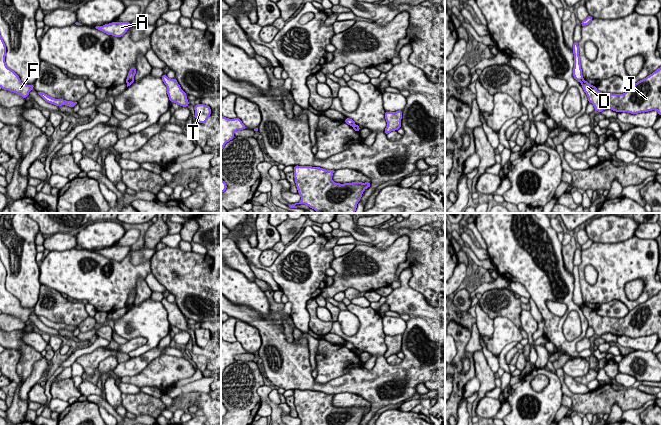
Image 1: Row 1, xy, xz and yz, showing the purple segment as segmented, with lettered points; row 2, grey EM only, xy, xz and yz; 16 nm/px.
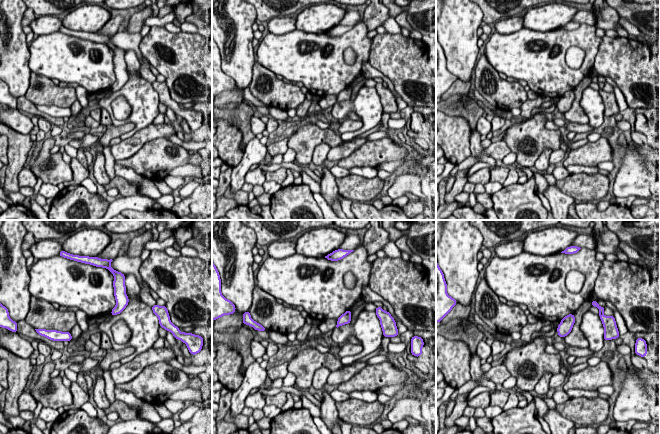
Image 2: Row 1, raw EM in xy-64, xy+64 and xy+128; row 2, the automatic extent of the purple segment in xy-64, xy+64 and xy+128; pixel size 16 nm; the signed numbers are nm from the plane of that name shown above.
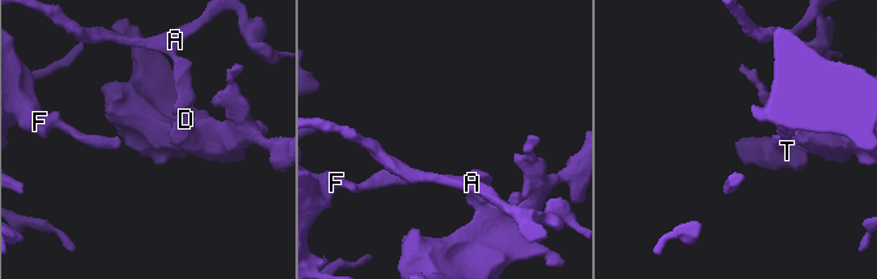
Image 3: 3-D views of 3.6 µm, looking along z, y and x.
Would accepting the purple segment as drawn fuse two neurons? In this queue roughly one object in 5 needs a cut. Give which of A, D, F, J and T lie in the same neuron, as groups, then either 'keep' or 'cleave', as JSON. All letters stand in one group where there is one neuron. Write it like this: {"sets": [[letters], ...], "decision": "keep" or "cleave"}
{"sets": [["A", "F"], ["D", "J", "T"]], "decision": "cleave"}

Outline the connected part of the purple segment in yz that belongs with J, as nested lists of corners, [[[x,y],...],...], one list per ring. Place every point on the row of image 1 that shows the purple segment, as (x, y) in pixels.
[[[661,67],[638,81],[623,94],[602,93],[584,79],[580,82],[594,109],[637,114],[656,110],[661,116]]]

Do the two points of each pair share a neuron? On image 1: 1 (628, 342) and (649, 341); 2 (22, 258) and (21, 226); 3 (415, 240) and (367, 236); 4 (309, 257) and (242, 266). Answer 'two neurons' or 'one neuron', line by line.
1: one neuron
2: one neuron
3: one neuron
4: two neurons

